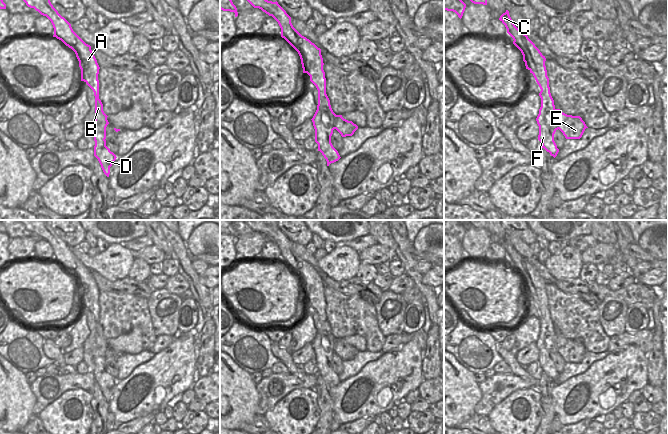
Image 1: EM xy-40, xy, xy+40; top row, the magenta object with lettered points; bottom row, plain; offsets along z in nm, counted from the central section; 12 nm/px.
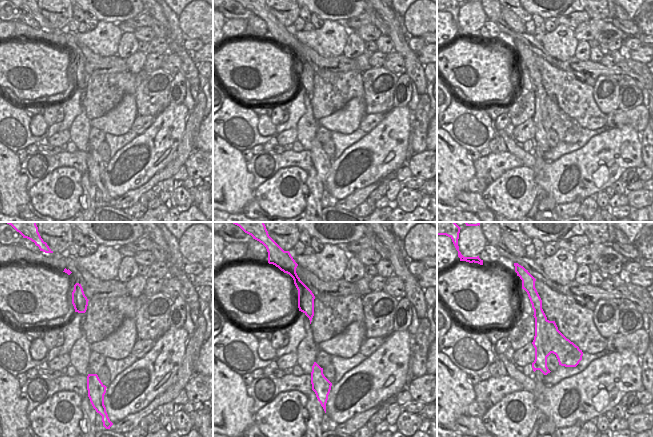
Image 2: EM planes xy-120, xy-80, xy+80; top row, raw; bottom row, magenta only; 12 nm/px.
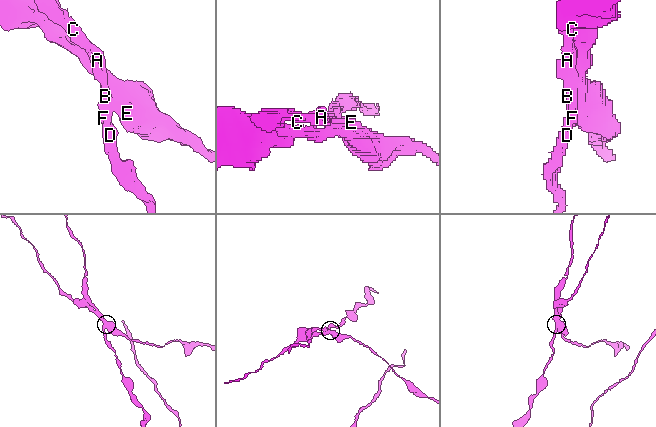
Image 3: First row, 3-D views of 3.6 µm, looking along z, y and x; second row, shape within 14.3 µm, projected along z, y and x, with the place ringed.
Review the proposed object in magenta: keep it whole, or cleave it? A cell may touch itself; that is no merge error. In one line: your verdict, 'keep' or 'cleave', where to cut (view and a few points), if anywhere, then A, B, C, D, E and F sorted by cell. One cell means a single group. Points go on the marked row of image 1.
cleave | xy+40 (555, 109), (555, 120), (559, 128) | A B C D F / E

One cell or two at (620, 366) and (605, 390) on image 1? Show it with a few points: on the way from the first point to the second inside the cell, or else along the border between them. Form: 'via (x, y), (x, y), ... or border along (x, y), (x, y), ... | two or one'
via (617, 372), (606, 384) | one

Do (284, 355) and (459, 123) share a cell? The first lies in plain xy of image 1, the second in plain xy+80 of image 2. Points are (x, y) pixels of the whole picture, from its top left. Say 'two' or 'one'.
two

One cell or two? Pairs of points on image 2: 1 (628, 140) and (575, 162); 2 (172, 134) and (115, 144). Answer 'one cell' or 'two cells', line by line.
1: one cell
2: two cells

